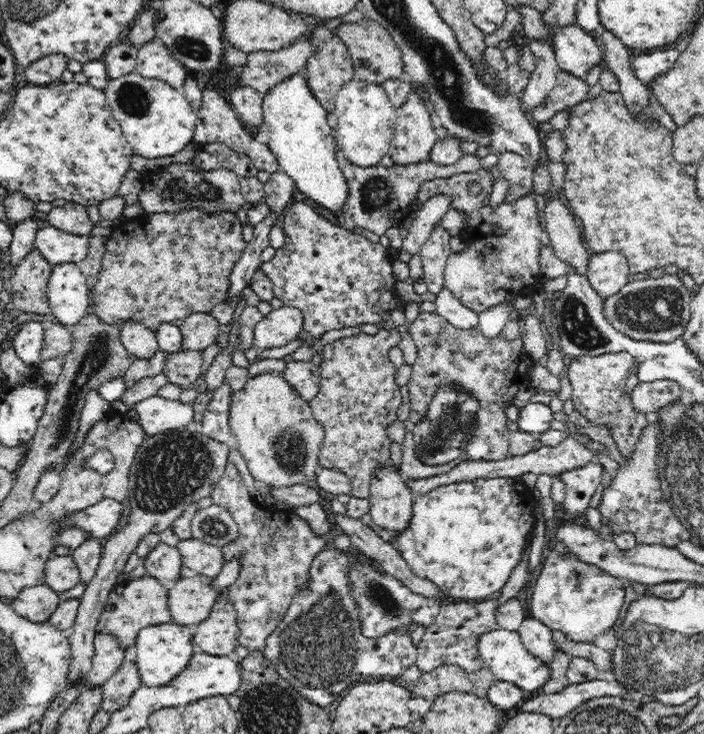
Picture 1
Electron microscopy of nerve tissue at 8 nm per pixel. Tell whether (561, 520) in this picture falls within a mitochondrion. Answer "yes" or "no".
no

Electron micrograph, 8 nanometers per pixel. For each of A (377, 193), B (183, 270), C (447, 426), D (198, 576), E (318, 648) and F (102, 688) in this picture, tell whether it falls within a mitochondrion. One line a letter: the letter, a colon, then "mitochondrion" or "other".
A: mitochondrion
B: other
C: mitochondrion
D: other
E: mitochondrion
F: other

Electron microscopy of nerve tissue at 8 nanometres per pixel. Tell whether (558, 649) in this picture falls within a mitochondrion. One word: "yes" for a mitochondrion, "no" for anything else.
no

